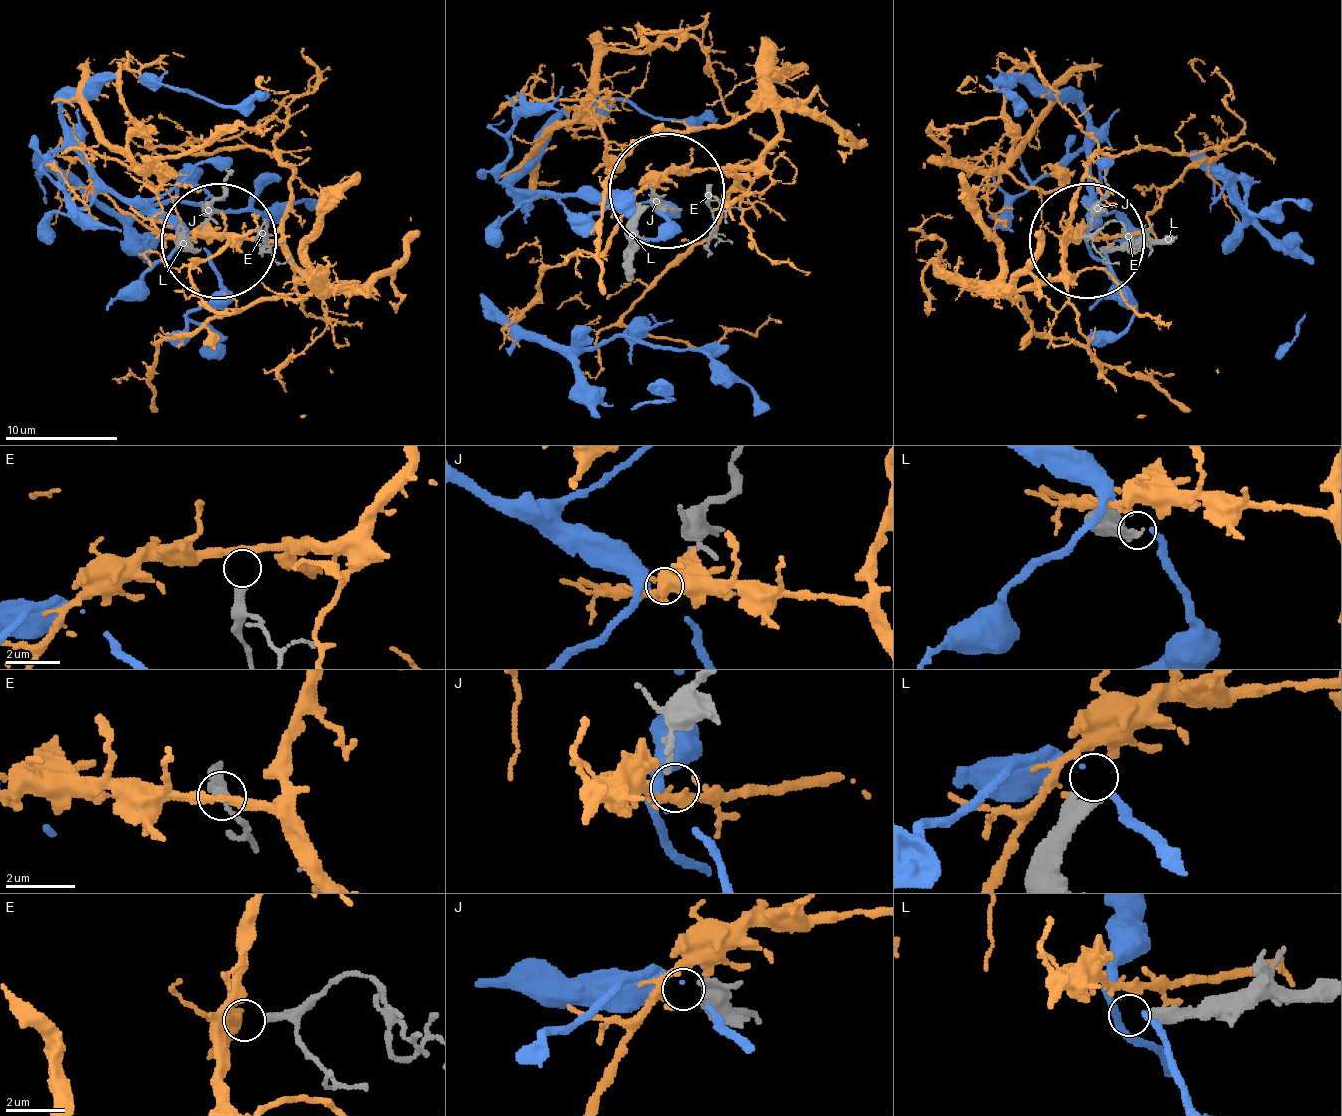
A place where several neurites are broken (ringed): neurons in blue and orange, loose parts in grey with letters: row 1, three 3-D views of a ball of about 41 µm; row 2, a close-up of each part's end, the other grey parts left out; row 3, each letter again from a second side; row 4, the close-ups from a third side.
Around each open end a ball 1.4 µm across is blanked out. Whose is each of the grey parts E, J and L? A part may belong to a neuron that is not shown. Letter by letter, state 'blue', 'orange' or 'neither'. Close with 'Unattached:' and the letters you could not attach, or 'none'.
E: orange
J: neither
L: neither
Unattached: J, L

